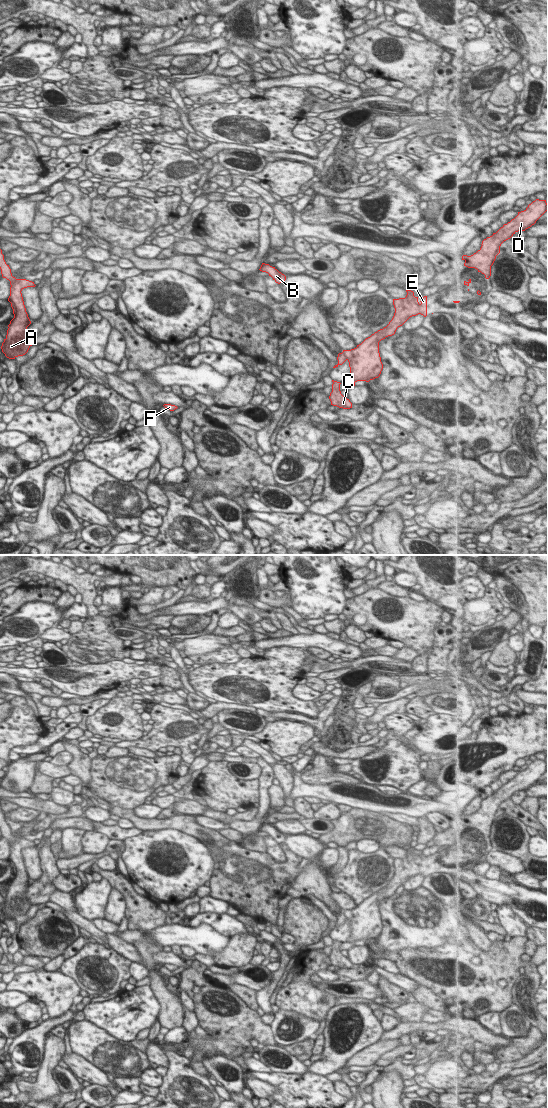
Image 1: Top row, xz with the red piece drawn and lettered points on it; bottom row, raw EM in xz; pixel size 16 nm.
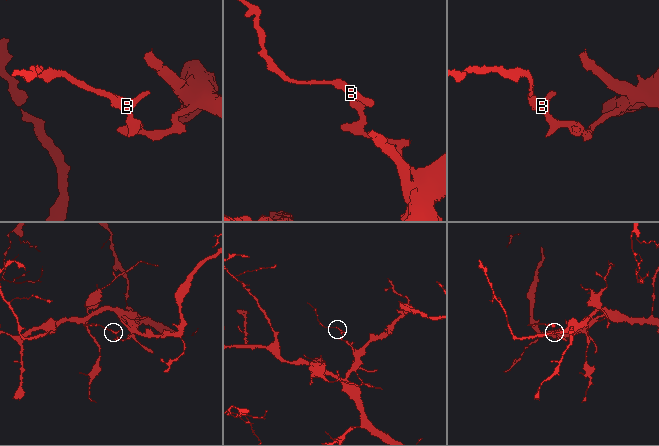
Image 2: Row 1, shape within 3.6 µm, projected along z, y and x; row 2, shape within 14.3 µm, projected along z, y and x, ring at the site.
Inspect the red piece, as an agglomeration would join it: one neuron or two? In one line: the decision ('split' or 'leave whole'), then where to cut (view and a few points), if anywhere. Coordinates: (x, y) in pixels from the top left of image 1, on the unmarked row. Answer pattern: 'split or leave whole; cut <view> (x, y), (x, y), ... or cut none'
split; cut xz (342, 912), (346, 919)

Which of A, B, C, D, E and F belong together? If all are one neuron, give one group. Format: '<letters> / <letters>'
A D E F / B C

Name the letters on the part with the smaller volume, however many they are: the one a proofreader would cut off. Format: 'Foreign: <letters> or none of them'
Foreign: B, C.

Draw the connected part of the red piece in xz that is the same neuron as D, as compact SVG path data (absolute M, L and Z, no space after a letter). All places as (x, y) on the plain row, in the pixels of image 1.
M536 759L528 767L504 784L496 793L482 801L481 808L471 816L463 815L464 826L475 828L485 835L486 839L491 836L491 826L496 816L500 813L501 804L510 799L516 792L525 791L536 783L536 781L548 770L546 760Z

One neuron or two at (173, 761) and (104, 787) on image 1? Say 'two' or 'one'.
one

